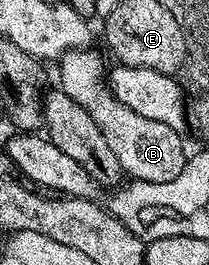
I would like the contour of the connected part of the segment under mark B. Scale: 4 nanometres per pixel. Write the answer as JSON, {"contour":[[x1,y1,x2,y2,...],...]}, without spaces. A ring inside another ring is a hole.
{"contour":[[91,48,73,49,61,57,57,66,60,89,95,119,107,140,107,146,111,146,115,158,119,158,122,173,147,182,171,182,171,178,179,178,187,159,185,144,181,141,182,133,172,130,163,122,135,114,127,105,115,99,108,88,103,60,93,51]]}

